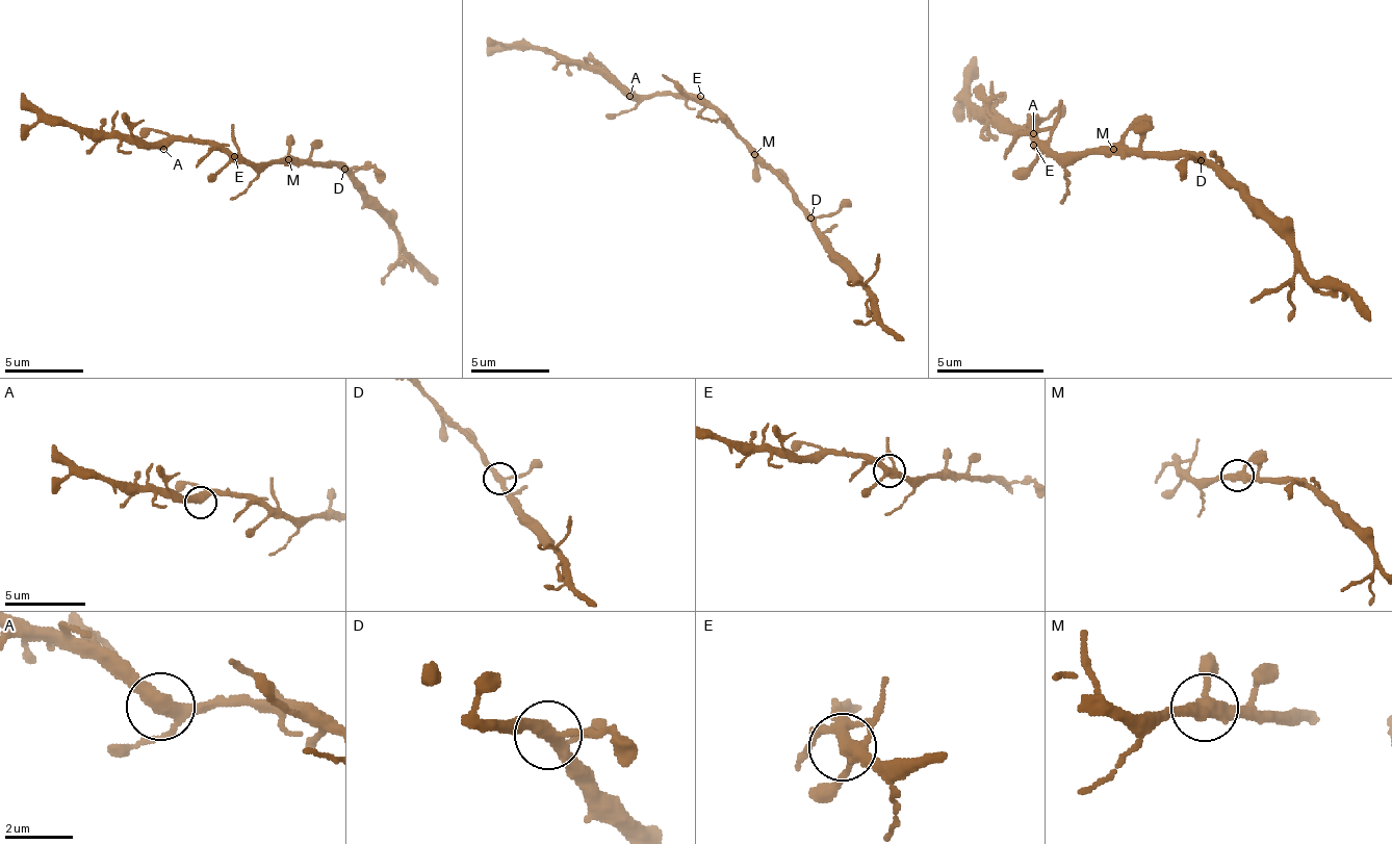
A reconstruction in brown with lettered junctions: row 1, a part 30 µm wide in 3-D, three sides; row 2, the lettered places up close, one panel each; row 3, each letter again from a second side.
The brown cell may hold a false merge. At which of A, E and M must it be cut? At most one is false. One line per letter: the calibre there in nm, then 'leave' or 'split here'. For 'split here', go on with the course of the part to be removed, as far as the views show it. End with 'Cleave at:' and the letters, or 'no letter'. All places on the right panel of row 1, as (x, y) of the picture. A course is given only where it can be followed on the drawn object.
A: calibre 360 nm; leave
E: calibre 340 nm; leave
M: calibre 340 nm; leave
Cleave at: no letter

